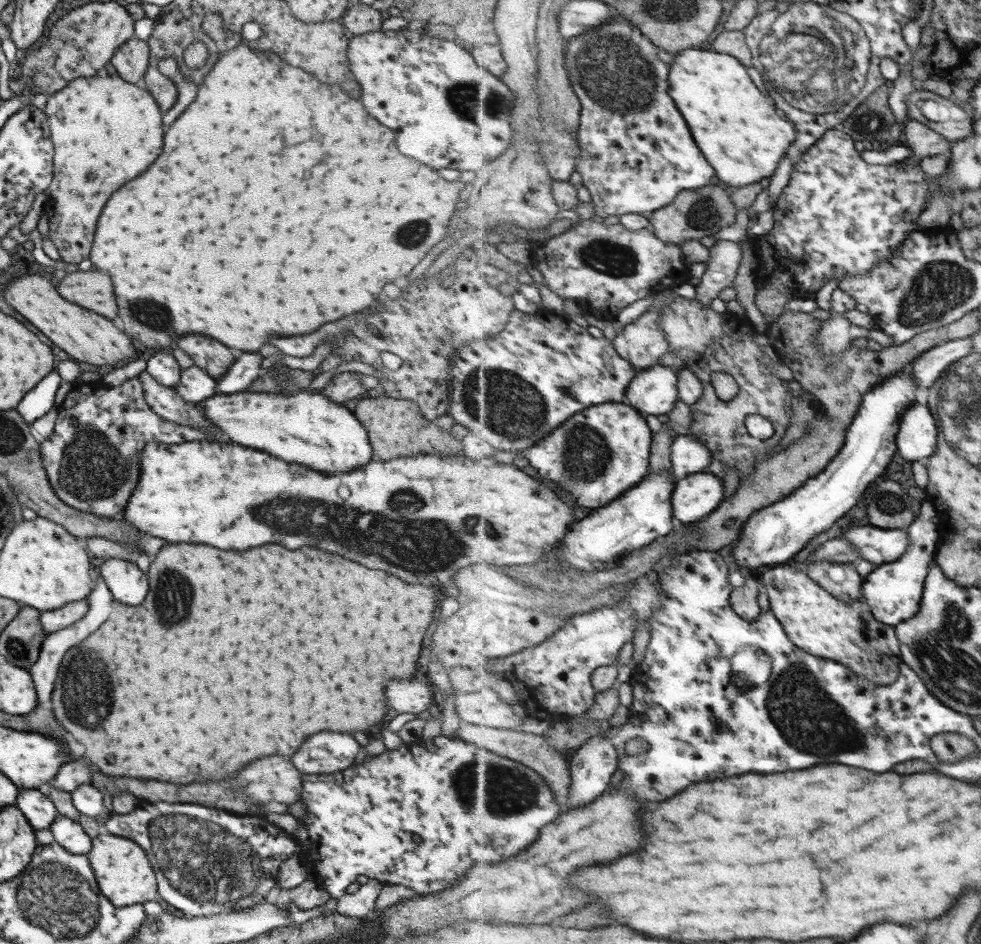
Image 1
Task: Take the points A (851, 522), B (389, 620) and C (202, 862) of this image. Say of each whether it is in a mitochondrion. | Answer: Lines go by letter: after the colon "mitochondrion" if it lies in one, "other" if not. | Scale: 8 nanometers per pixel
A: other
B: other
C: mitochondrion

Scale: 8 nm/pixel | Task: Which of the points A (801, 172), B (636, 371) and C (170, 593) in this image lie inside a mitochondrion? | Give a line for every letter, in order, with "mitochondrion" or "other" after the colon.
A: other
B: other
C: mitochondrion

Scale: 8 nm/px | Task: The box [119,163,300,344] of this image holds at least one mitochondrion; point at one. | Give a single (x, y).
(158, 317)

